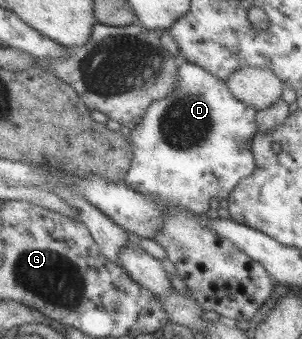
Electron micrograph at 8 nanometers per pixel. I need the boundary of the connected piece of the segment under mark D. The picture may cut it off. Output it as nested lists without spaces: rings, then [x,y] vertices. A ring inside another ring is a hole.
[[[176,57],[177,82],[165,98],[151,102],[141,121],[130,129],[133,142],[129,169],[123,181],[136,193],[143,194],[155,202],[185,207],[194,214],[204,214],[209,210],[210,199],[227,199],[235,184],[247,177],[253,169],[253,152],[250,143],[257,133],[255,108],[235,99],[223,80],[209,74],[199,66]]]

